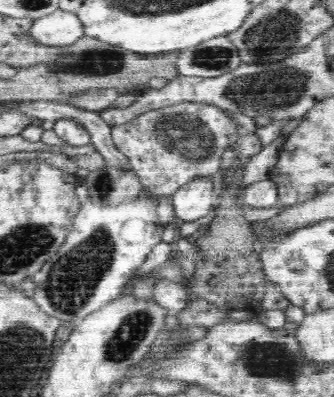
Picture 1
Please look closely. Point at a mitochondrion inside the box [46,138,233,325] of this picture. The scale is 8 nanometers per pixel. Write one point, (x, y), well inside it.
(104, 185)

